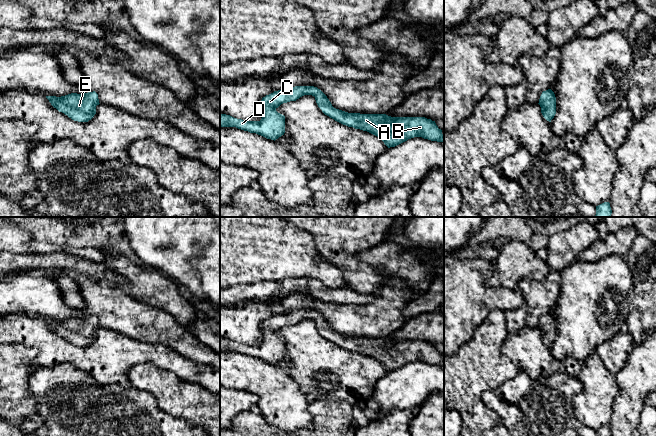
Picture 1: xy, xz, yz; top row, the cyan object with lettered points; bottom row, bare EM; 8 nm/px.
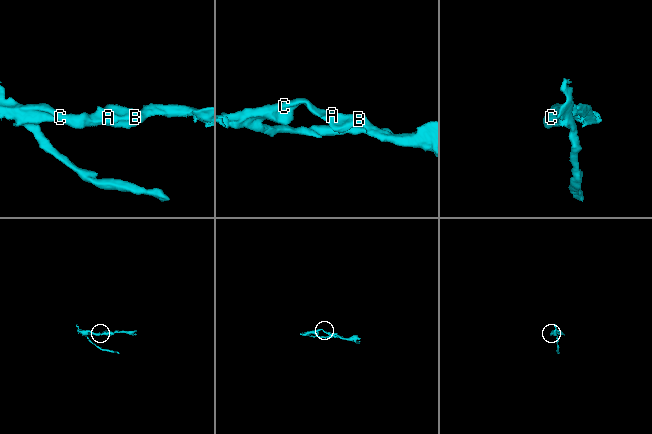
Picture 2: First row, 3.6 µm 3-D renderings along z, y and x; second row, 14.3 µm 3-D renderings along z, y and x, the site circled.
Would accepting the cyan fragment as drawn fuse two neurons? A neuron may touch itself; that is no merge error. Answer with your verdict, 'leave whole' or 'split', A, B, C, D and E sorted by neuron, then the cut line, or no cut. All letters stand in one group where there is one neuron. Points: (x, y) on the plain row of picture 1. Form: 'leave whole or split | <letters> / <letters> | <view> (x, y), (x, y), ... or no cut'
leave whole | A B C D E | no cut

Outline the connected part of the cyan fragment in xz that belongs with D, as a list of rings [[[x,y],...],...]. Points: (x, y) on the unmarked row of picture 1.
[[[295,310],[266,319],[261,324],[263,339],[260,345],[245,345],[220,338],[220,351],[236,351],[275,365],[285,357],[285,340],[278,337],[276,333],[281,328],[296,325],[304,319],[314,320],[318,331],[325,339],[343,349],[377,360],[388,372],[395,371],[414,361],[437,366],[444,365],[442,354],[431,343],[348,337],[334,332],[327,320],[314,310]]]

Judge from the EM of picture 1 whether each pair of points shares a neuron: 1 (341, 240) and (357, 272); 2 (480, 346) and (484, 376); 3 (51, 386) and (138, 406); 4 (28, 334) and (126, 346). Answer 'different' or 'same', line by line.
1: same
2: same
3: same
4: same

